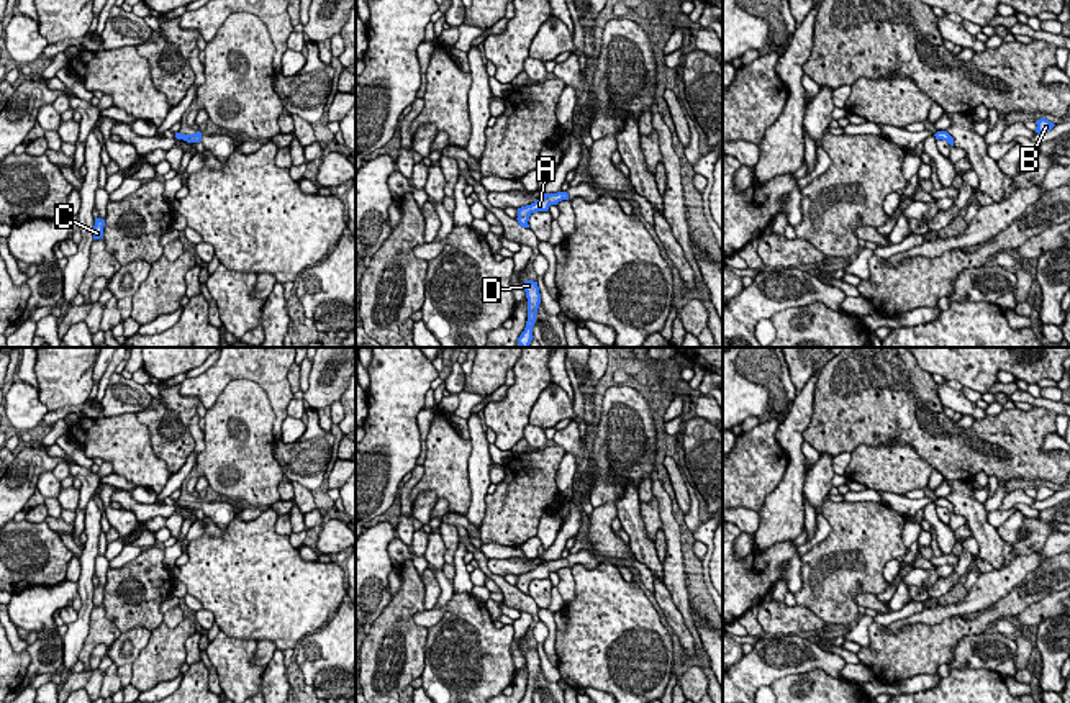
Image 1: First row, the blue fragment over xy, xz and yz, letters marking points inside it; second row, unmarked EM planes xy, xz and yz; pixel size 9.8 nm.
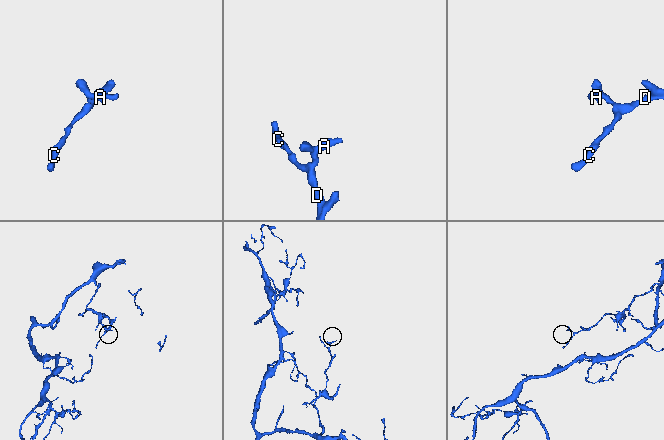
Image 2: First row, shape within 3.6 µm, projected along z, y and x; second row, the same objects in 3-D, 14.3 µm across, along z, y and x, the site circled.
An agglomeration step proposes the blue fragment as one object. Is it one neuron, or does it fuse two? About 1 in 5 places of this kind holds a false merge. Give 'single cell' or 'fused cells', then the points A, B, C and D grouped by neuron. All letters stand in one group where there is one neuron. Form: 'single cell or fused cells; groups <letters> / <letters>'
single cell; groups A B C D

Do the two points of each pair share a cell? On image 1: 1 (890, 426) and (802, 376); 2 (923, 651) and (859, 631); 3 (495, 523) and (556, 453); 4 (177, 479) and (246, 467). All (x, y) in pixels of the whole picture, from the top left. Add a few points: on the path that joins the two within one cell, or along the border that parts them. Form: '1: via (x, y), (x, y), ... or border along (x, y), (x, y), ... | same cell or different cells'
1: border along (826, 364), (821, 367) | different cells
2: border along (872, 621), (869, 643), (861, 648) | different cells
3: via (513, 505), (543, 471) | same cell
4: border along (199, 454), (194, 466) | different cells

